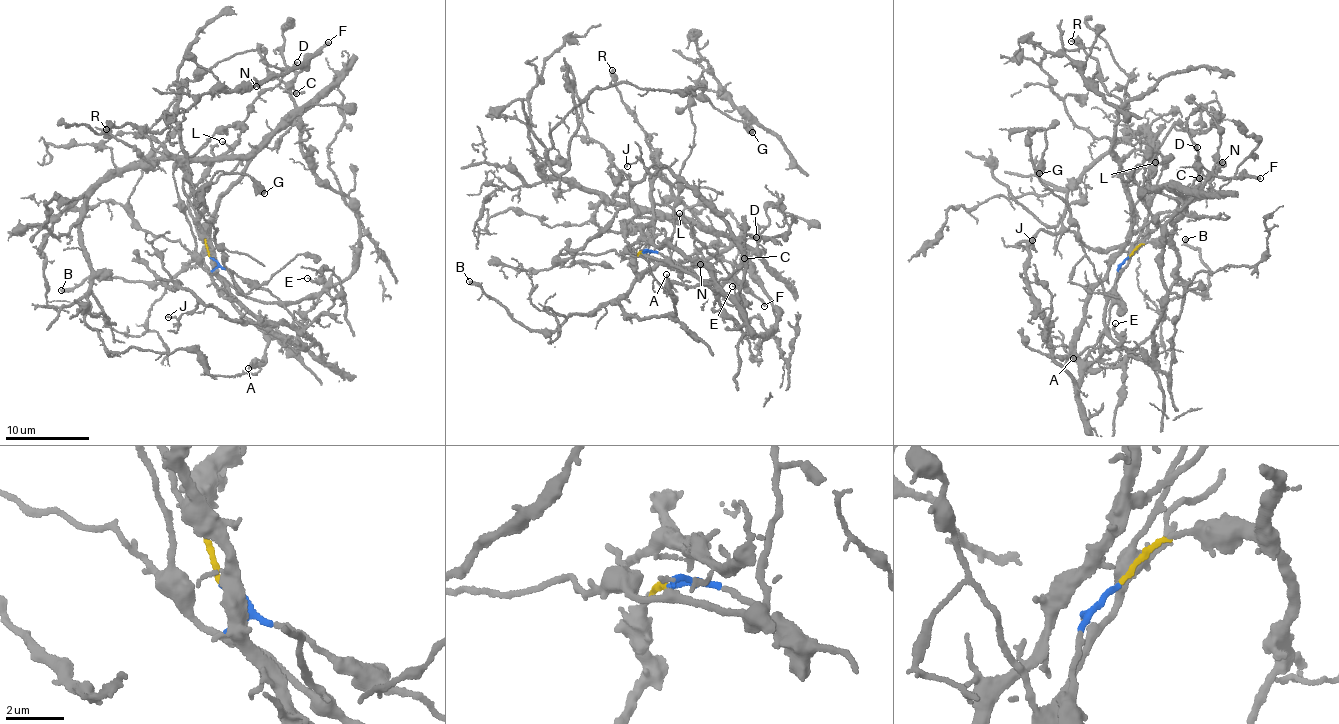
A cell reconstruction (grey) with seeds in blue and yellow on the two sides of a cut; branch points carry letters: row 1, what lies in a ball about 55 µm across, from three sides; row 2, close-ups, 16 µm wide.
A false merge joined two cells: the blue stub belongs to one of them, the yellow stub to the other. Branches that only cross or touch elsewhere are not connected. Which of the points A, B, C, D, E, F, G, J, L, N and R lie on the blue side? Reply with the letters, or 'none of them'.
C, D, E, F, G, J, N, R

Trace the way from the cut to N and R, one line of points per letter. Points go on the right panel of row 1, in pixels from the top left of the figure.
N: (1129, 257), (1143, 227), (1195, 195), (1199, 158), (1212, 169), (1216, 158), (1222, 163)
R: (1129, 257), (1143, 227), (1134, 228), (1133, 201), (1111, 147), (1121, 106), (1095, 60), (1071, 40)

